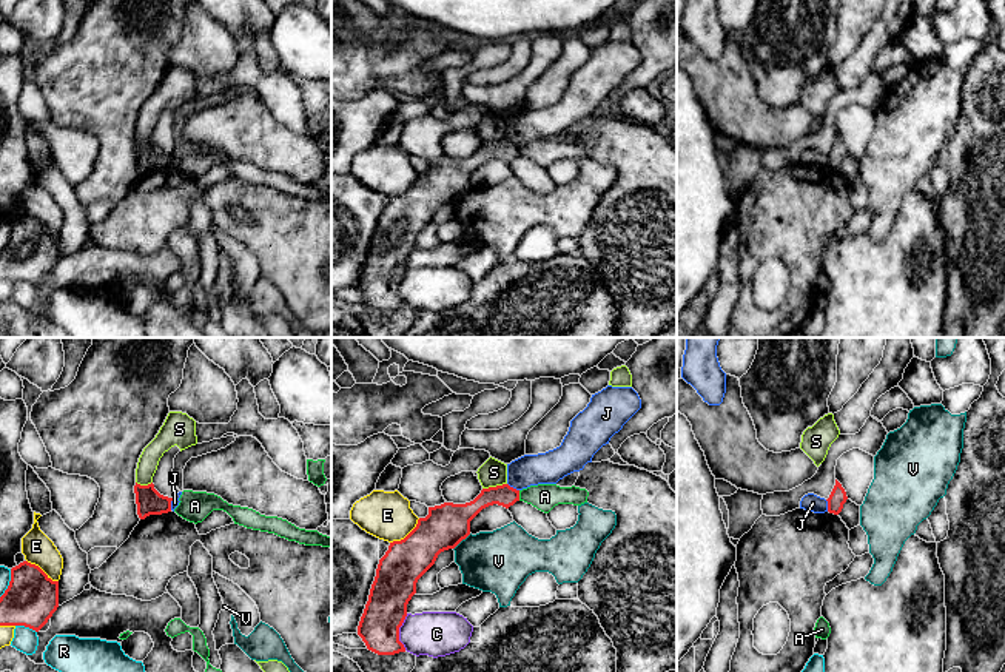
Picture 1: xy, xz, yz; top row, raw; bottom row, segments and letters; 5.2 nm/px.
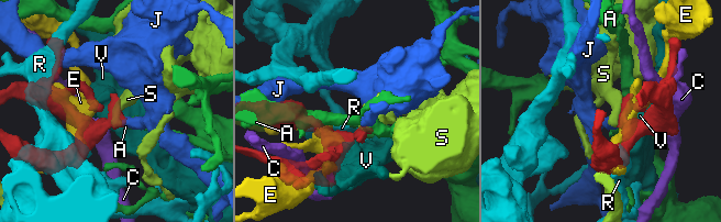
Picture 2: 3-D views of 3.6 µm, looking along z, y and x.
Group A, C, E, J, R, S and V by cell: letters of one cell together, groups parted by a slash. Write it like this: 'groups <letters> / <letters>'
groups A / C / E / J / R / S / V

